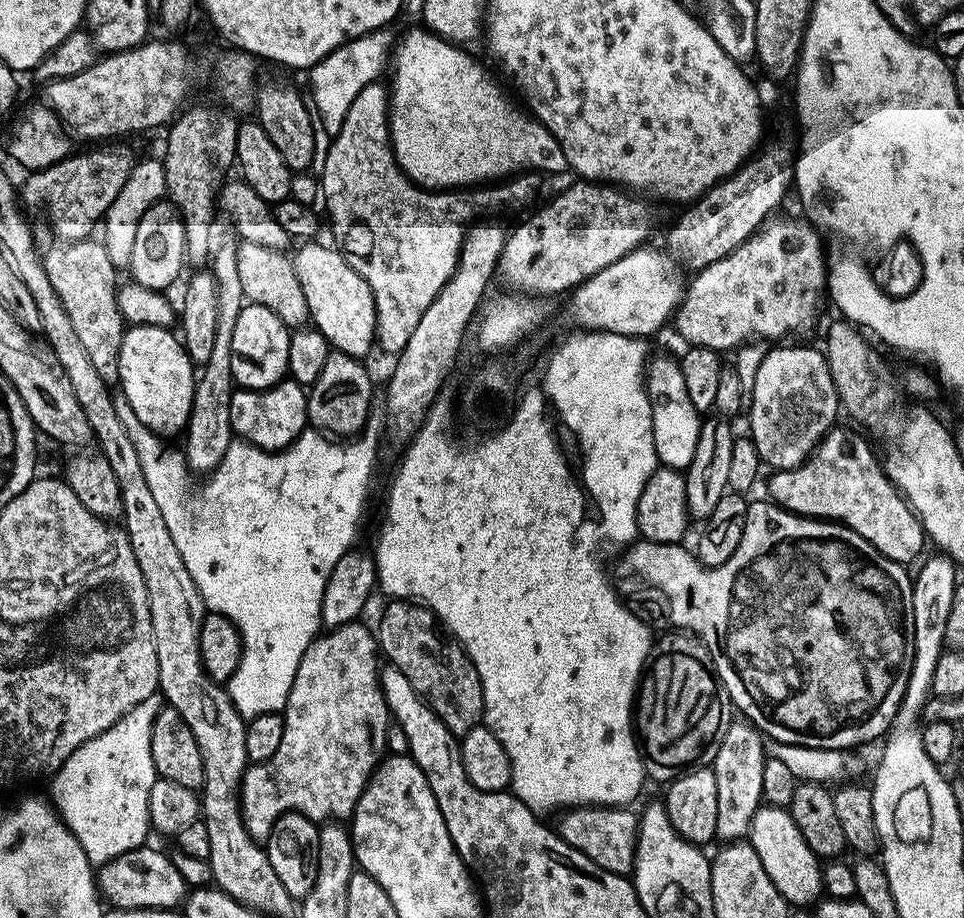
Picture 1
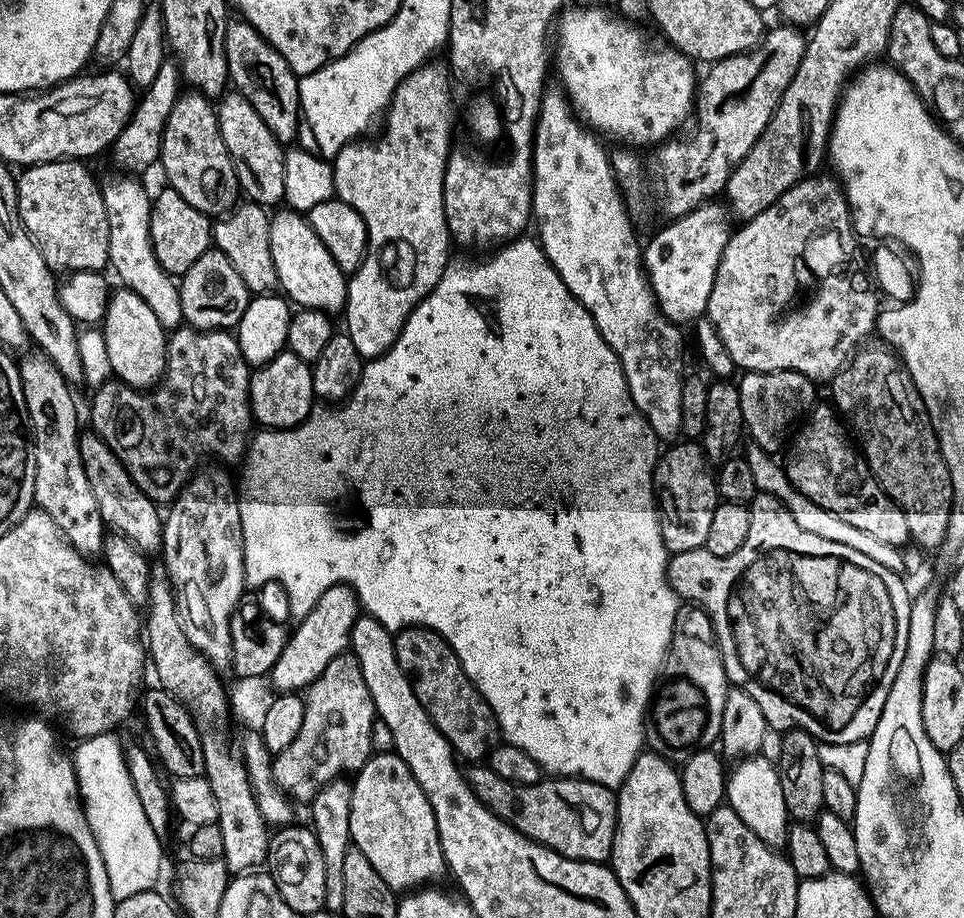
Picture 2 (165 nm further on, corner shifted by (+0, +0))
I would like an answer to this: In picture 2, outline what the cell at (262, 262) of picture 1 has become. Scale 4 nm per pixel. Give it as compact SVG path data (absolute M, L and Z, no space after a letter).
M237 203L231 212L213 223L212 244L230 258L242 282L246 282L249 293L272 294L277 291L278 270L274 270L274 258L270 258L270 212L265 205Z

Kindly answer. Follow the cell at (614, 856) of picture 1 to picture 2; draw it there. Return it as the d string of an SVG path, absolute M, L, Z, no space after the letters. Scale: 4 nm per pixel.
M472 766L466 772L470 787L495 816L518 829L528 839L571 860L603 864L609 859L616 826L616 796L613 789L593 780L542 778L537 784L512 784L498 778L487 766Z

